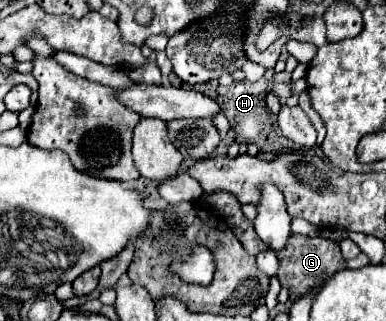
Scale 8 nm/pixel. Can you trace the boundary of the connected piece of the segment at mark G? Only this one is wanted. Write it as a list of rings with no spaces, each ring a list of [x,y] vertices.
[[[293,234],[287,242],[287,246],[277,252],[279,256],[279,272],[277,278],[281,282],[281,286],[289,288],[289,300],[291,304],[295,304],[295,300],[311,294],[317,286],[321,286],[325,280],[329,280],[329,276],[333,276],[337,270],[345,268],[345,258],[341,254],[341,248],[337,242],[323,238],[323,236],[301,236],[301,234]]]

